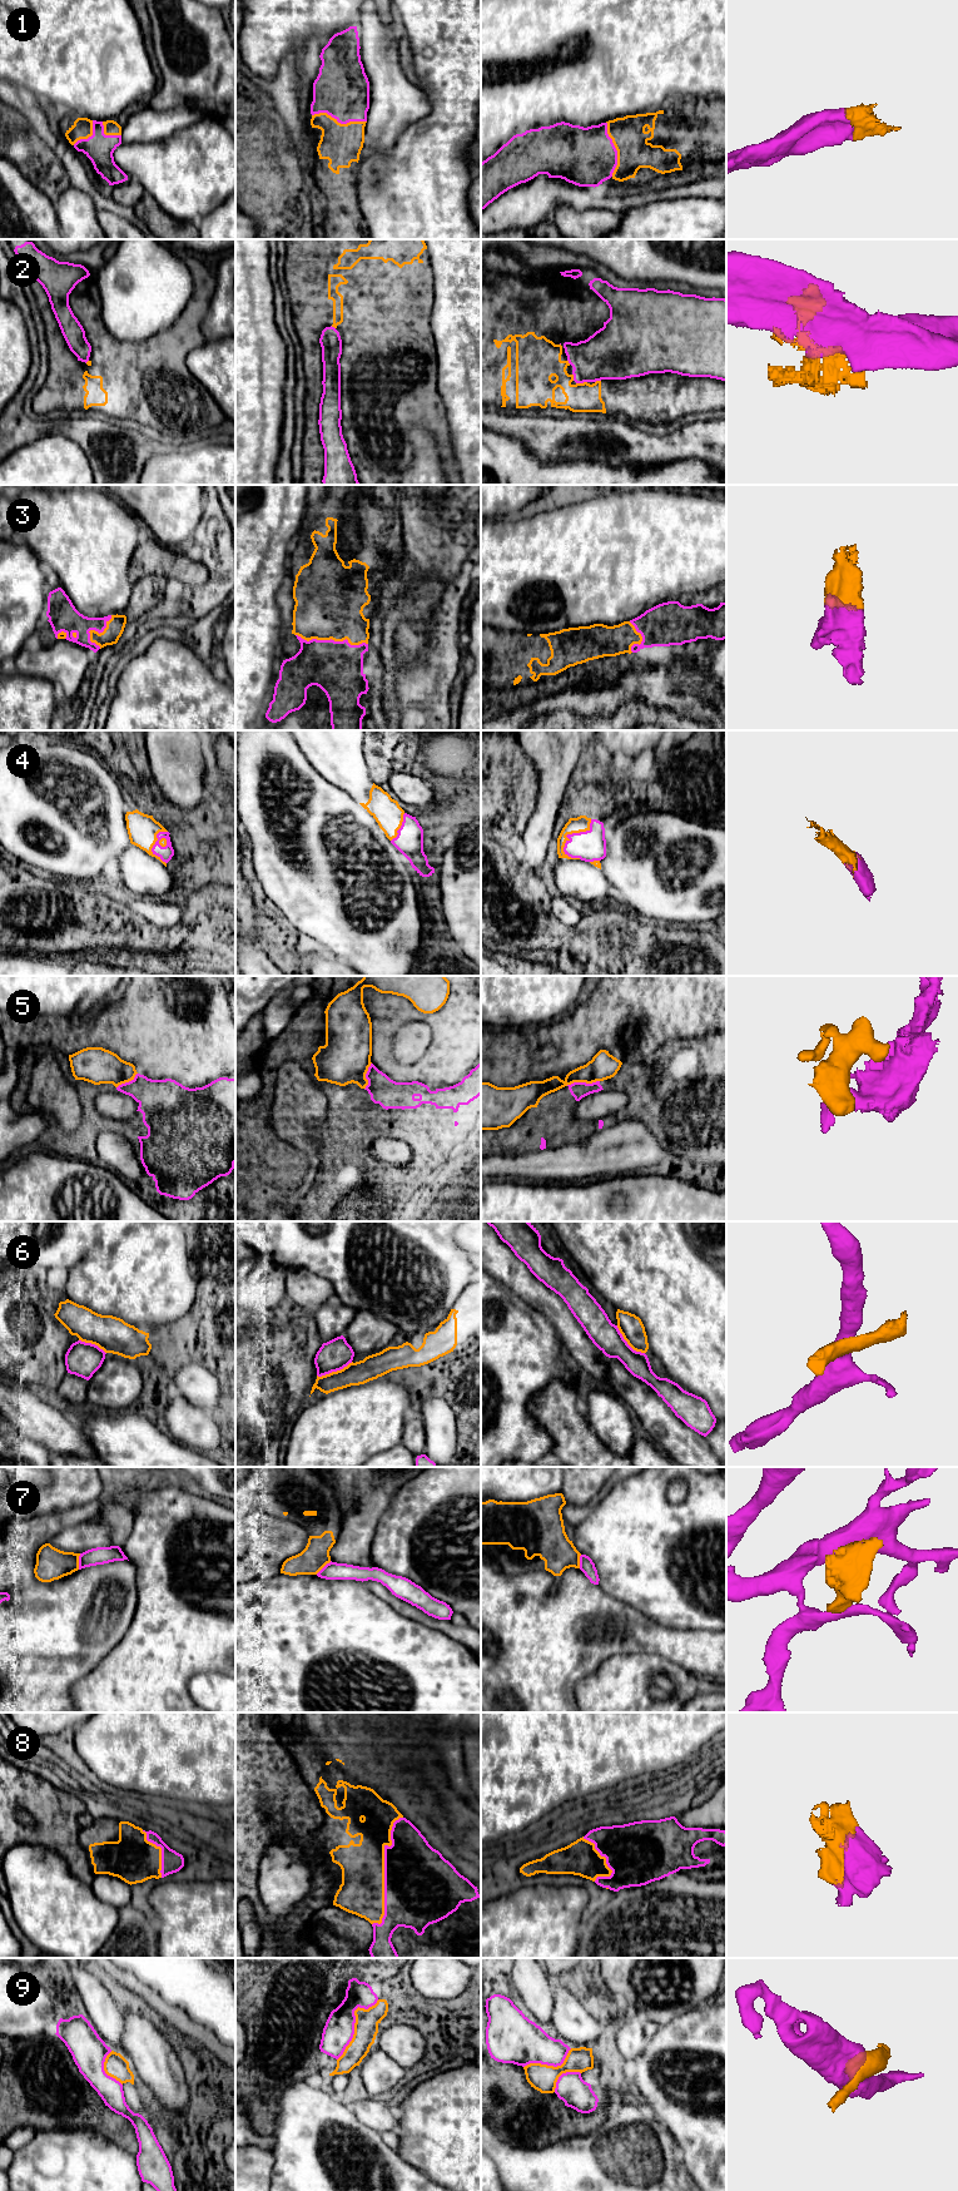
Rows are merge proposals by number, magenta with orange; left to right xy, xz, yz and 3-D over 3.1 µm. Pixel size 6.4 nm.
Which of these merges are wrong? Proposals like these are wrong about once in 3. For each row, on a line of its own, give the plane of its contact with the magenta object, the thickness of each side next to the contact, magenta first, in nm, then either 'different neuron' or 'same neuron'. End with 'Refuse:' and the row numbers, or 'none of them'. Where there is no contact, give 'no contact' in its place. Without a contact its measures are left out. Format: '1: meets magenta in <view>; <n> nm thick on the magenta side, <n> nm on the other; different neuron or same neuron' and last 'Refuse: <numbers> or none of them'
1: meets magenta in xz; 360 nm thick on the magenta side, 260 nm on the other; same neuron
2: meets magenta in yz; 320 nm thick on the magenta side, 190 nm on the other; different neuron
3: meets magenta in xz; 340 nm thick on the magenta side, 440 nm on the other; same neuron
4: meets magenta in yz; 200 nm thick on the magenta side, 100 nm on the other; same neuron
5: meets magenta in yz; 110 nm thick on the magenta side, 170 nm on the other; different neuron
6: meets magenta in xz; 200 nm thick on the magenta side, 150 nm on the other; different neuron
7: meets magenta in xy; 110 nm thick on the magenta side, 200 nm on the other; different neuron
8: meets magenta in xz; 460 nm thick on the magenta side, 280 nm on the other; same neuron
9: meets magenta in xz; 190 nm thick on the magenta side, 160 nm on the other; different neuron
Refuse: 2, 5, 6, 7, 9

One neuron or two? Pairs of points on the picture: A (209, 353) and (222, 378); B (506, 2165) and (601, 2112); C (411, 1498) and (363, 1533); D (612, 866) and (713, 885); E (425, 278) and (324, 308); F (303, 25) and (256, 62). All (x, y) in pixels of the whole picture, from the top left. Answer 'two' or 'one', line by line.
A: one
B: two
C: two
D: one
E: one
F: one

